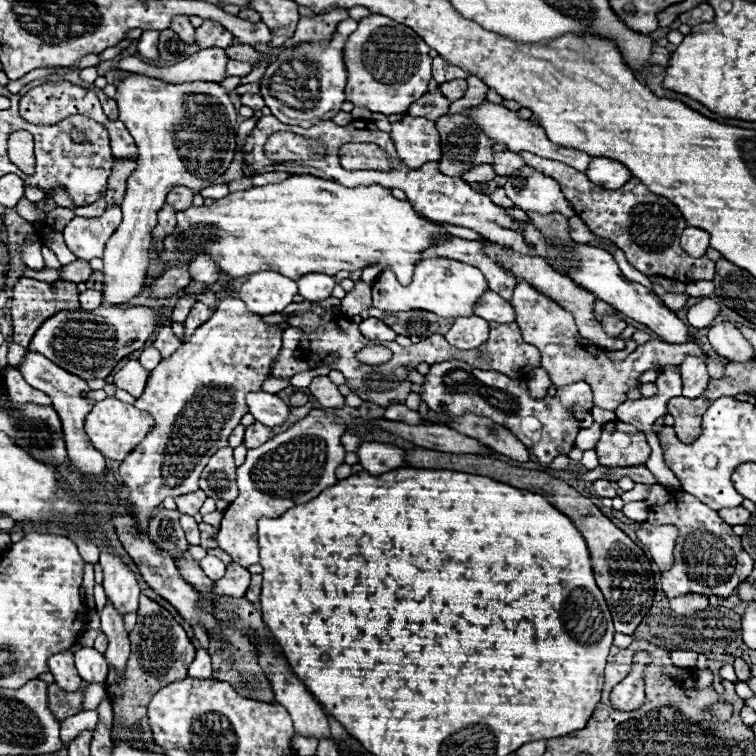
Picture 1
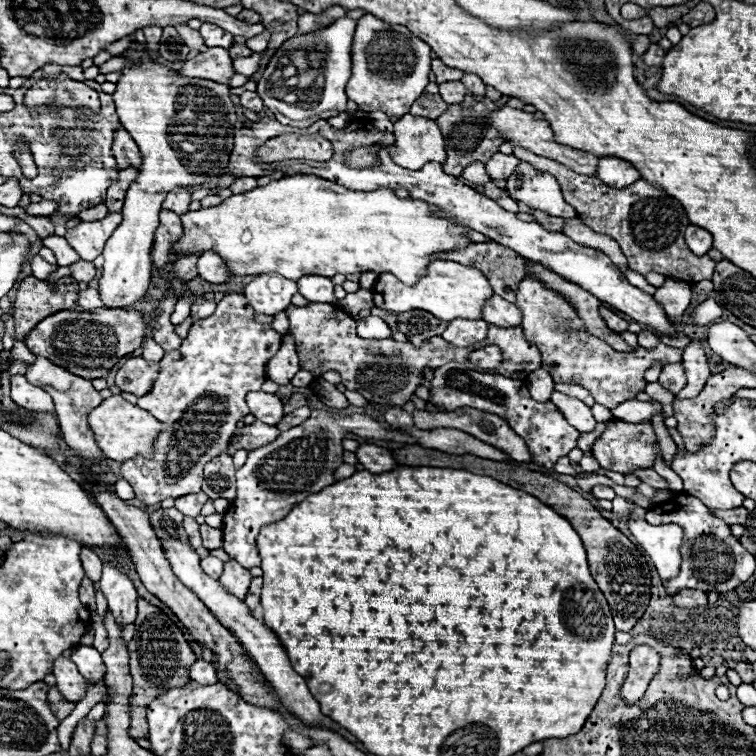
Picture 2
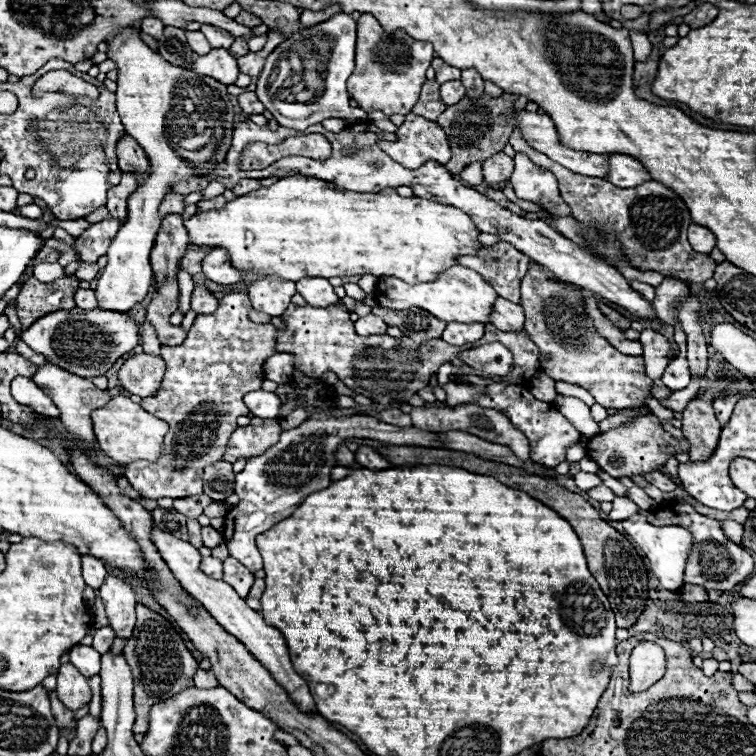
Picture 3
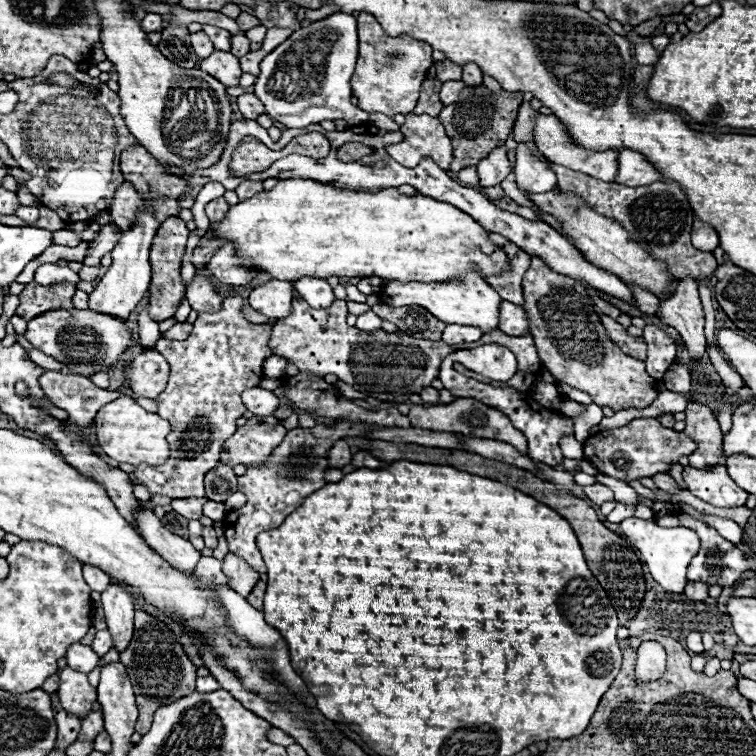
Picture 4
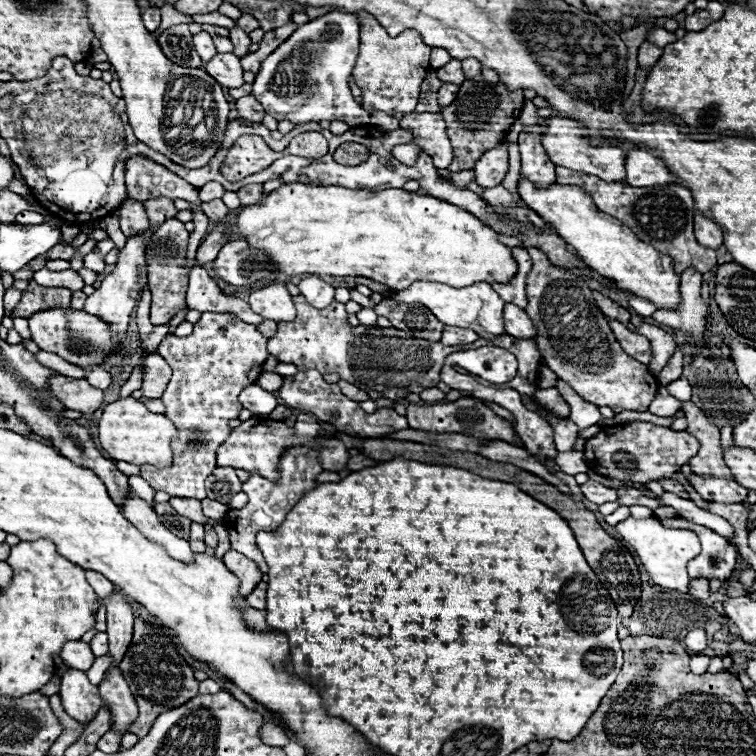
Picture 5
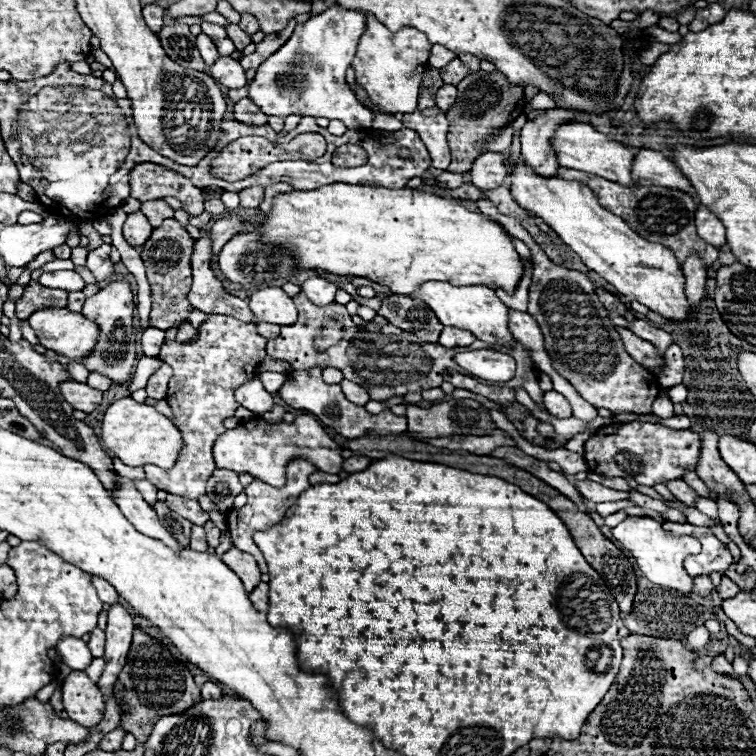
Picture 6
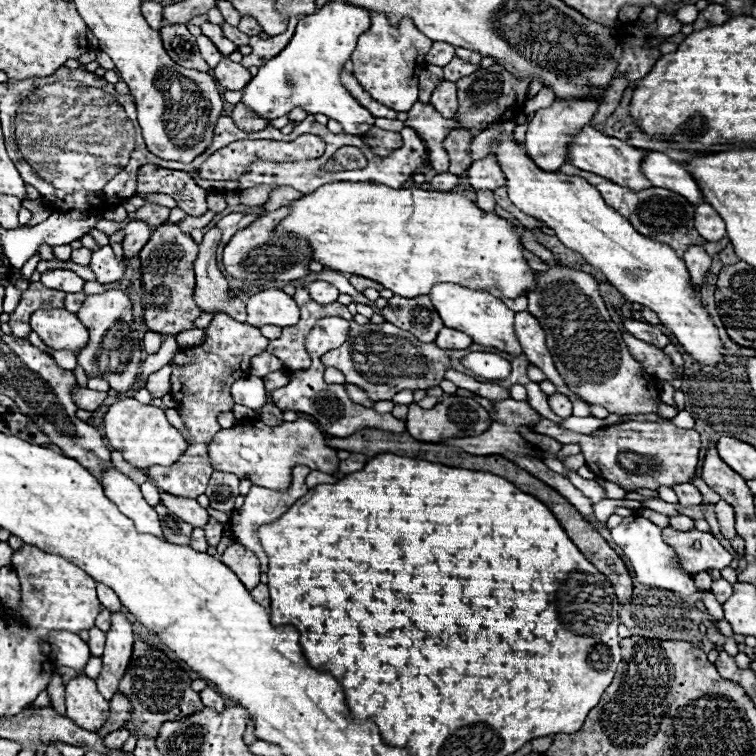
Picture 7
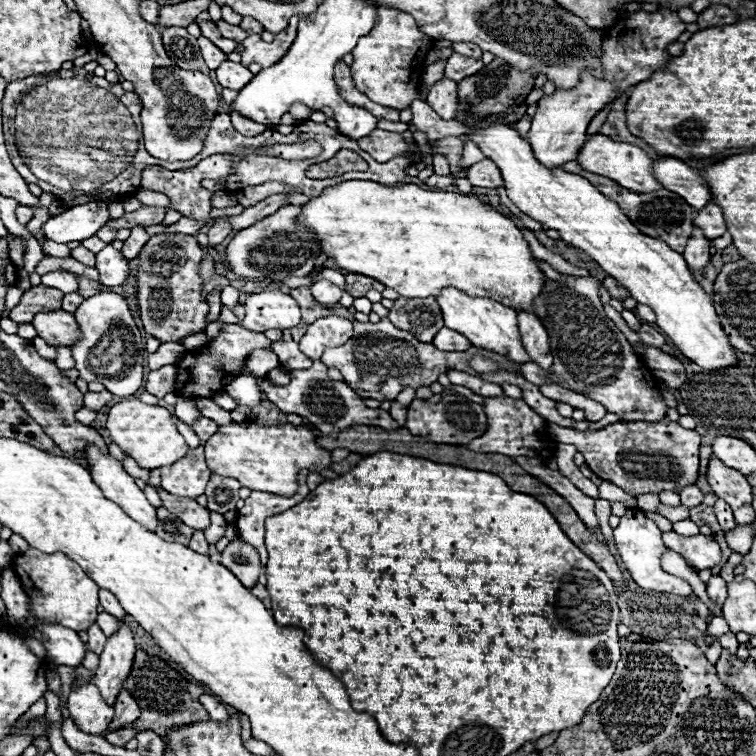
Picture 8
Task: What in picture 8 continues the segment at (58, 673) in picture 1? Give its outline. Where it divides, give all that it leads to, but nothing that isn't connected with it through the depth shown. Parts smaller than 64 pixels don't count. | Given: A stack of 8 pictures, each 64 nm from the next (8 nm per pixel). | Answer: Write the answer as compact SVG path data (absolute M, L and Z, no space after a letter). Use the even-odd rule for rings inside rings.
M90 682L90 684L84 684L76 690L70 692L68 696L68 710L70 710L70 718L74 720L74 724L82 730L82 732L88 732L92 736L106 736L108 734L108 724L112 722L114 718L114 708L108 706L102 696L100 696L100 690Z

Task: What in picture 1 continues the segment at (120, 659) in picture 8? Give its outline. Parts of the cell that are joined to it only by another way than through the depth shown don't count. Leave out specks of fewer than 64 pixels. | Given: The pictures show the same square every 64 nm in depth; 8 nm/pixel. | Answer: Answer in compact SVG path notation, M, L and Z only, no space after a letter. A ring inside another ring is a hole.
M102 552L100 554L100 564L104 572L104 592L112 606L122 614L132 614L138 610L138 596L140 596L140 586L134 574L128 570L128 566L114 554Z

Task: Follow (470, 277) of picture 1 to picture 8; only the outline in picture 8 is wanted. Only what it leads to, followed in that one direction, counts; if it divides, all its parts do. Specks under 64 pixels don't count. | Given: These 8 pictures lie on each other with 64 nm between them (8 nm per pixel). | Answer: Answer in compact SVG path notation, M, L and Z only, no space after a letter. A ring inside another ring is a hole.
M444 288L442 294L436 298L440 308L442 308L442 316L448 328L468 336L470 344L476 348L484 348L484 350L492 350L496 354L506 356L512 362L524 364L524 362L532 362L532 358L528 356L528 352L522 346L522 338L518 332L518 320L516 320L516 310L502 306L500 302L488 300L488 298L472 298L456 288Z

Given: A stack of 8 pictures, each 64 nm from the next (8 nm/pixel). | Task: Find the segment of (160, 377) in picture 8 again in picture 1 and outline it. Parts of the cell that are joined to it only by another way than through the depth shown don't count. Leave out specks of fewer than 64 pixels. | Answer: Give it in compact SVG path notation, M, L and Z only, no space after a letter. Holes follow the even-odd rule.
M130 360L124 364L124 368L120 372L114 374L114 386L120 390L126 390L134 398L138 398L144 392L144 384L146 384L148 376L150 376L150 370L146 370L138 360Z

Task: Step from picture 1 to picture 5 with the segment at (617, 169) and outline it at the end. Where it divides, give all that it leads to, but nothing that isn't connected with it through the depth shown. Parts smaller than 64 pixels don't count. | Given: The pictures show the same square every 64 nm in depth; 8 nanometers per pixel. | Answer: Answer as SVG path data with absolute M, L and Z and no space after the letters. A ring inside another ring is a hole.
M636 148L626 158L626 182L630 186L658 186L658 184L684 184L678 180L658 156L650 150Z

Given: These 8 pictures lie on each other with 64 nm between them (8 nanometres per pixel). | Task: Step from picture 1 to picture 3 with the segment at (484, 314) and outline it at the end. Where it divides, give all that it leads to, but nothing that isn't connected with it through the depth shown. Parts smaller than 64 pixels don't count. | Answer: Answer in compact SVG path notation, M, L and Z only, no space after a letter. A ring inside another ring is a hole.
M498 298L492 312L492 324L502 332L520 332L524 328L524 310L520 304Z

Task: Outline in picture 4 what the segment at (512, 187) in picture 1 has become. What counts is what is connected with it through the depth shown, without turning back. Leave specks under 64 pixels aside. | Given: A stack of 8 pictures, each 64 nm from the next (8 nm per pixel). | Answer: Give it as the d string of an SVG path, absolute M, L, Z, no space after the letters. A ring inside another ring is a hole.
M526 144L516 148L516 182L520 190L530 190L536 194L556 188L556 174L552 168L542 162Z

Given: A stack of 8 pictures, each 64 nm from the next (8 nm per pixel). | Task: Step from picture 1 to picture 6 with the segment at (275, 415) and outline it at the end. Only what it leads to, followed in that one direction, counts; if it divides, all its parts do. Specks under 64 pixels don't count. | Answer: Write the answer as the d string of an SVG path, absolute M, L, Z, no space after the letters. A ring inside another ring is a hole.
M258 378L248 380L248 384L242 384L240 388L236 388L234 392L236 402L256 414L264 414L268 412L268 408L274 406L274 398L272 394L268 394L262 386L262 382Z

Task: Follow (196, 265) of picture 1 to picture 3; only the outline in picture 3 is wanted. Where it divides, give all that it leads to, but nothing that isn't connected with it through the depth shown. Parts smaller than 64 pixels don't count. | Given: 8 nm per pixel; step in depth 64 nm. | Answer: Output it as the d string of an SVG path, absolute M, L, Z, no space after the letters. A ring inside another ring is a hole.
M224 248L212 250L204 260L202 260L202 272L206 274L208 280L214 280L218 284L236 284L244 280L246 272L240 272L238 268L232 266L228 252Z

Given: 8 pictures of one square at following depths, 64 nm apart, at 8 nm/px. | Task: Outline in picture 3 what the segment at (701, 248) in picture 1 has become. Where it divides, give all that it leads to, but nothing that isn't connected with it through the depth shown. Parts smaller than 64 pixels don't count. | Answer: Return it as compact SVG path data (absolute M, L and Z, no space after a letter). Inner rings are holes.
M692 224L688 228L688 240L690 240L692 248L702 254L710 254L710 250L716 246L716 236L700 224Z

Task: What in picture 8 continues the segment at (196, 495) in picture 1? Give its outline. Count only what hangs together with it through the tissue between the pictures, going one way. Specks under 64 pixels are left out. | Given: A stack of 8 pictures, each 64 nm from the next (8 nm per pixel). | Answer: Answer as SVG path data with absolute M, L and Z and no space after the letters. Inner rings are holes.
M156 488L158 494L162 496L162 506L176 514L184 524L188 524L194 530L206 530L210 524L210 512L206 508L202 508L196 500L192 498L180 498L180 496L172 496L168 492L164 492L164 488Z

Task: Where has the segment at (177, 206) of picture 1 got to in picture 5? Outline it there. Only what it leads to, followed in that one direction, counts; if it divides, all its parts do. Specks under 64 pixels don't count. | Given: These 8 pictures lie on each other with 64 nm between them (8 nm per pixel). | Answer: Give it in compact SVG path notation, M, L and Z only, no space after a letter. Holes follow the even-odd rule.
M156 198L156 200L146 200L144 202L146 214L150 218L152 226L160 226L164 220L168 220L168 216L176 216L176 208L172 204L172 200L164 200L164 198Z

